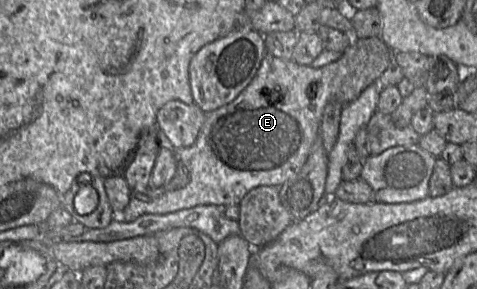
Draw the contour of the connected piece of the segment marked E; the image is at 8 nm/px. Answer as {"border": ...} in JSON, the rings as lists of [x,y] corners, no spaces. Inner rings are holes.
{"border":[[[380,37],[354,39],[341,57],[320,68],[300,65],[266,53],[250,84],[230,103],[205,113],[205,121],[195,143],[175,149],[176,172],[166,184],[144,191],[132,191],[128,205],[114,218],[132,222],[144,214],[168,214],[200,205],[227,207],[238,205],[243,197],[259,186],[280,187],[303,167],[319,136],[325,106],[331,101],[342,105],[354,101],[394,62],[394,52]]]}

